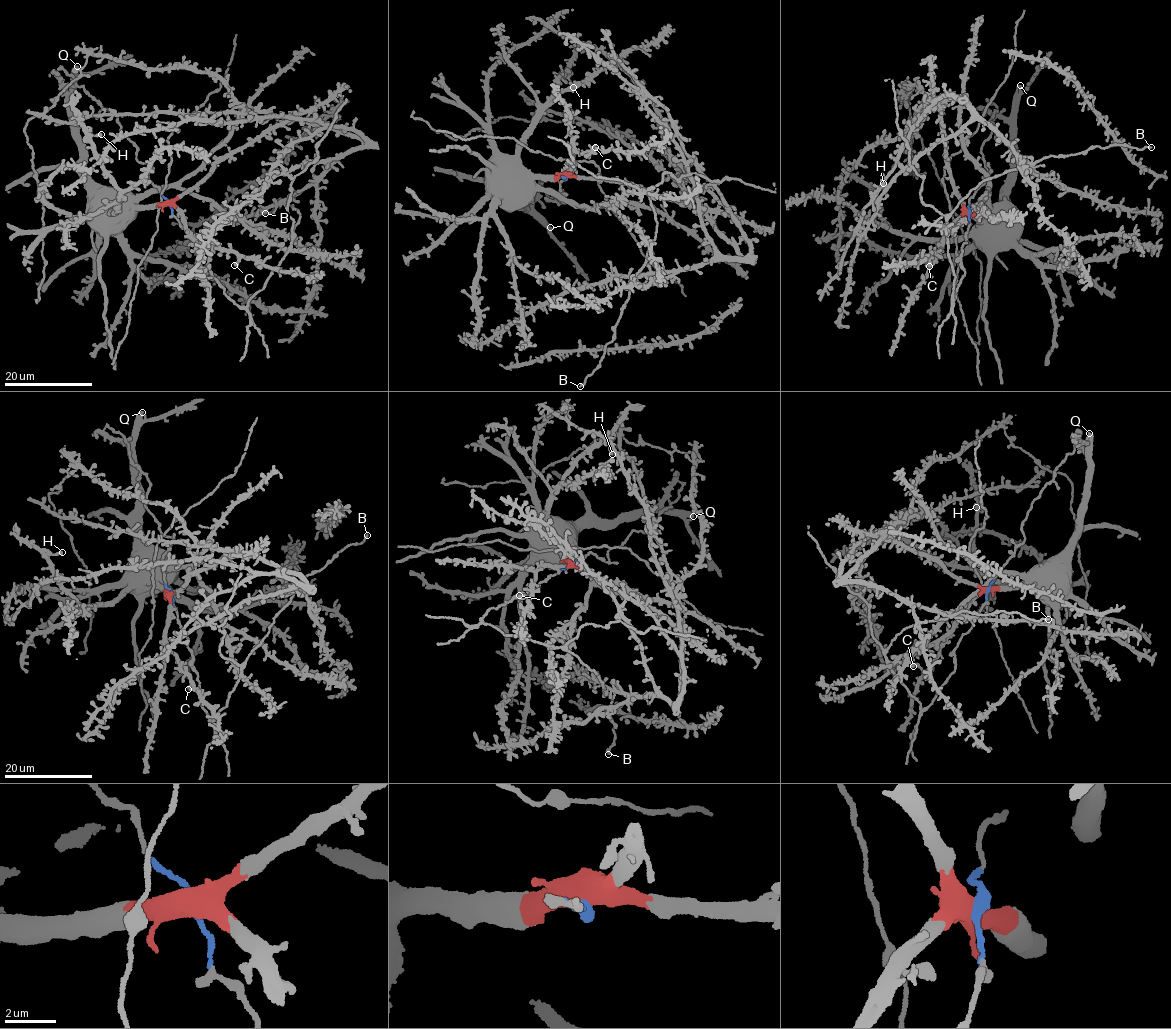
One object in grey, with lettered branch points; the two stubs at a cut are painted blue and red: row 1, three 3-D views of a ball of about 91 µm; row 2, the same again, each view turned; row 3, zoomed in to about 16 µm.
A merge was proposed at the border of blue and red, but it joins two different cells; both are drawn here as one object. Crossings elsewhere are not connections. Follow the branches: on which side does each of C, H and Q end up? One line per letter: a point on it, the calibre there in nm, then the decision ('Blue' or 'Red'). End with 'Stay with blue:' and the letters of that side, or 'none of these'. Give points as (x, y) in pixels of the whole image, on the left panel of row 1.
C: Place: (234, 265). Thickness 440 nm. Red
H: Place: (101, 134). Thickness 320 nm. Red
Q: Place: (77, 66). Thickness 440 nm. Red
Stay with blue: none of these

